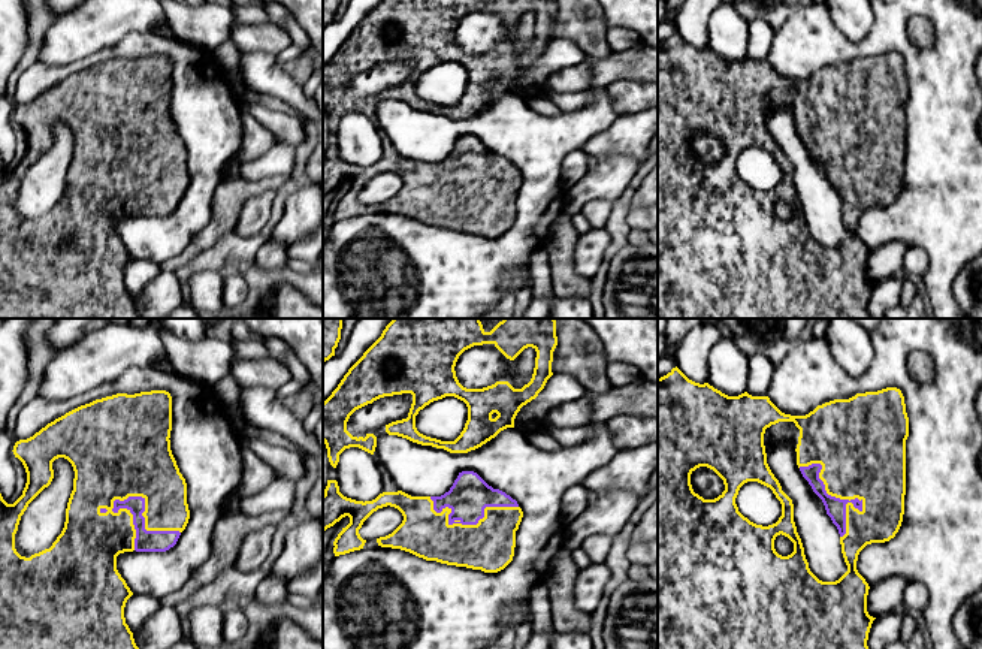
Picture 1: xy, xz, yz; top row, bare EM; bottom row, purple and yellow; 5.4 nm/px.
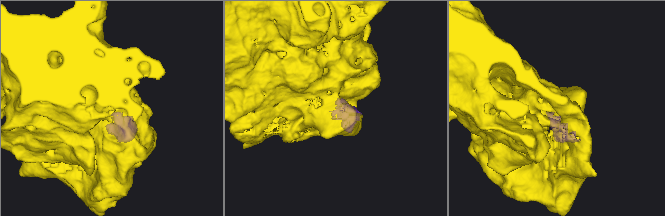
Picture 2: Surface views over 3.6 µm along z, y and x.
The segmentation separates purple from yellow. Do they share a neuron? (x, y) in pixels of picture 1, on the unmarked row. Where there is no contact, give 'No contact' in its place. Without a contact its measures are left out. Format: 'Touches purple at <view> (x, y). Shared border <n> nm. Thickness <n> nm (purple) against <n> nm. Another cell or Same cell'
Touches purple at xy (142, 181). Shared border 400 nm. Thickness 110 nm (purple) against 300 nm. Same cell

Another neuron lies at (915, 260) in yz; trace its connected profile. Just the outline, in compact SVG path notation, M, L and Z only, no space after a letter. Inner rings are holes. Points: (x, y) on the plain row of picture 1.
M907 247L903 257L903 274L906 275L921 275L927 272L928 256L919 247Z

